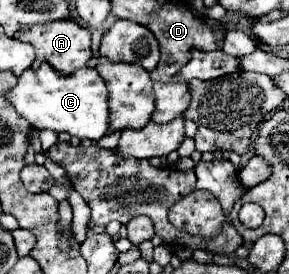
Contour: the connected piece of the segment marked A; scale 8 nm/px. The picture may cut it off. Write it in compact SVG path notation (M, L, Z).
M58 19L52 23L40 23L40 25L32 25L30 29L18 31L16 33L18 39L28 41L34 51L36 51L36 61L32 63L34 69L38 69L38 65L42 61L48 61L56 71L70 75L74 69L86 67L88 59L92 57L92 49L90 49L90 31L76 19Z

